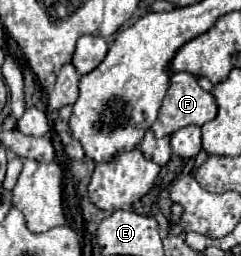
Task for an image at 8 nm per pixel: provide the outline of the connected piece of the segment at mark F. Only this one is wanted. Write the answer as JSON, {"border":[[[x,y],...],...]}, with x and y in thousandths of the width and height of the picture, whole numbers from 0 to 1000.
{"border":[[[722,285],[631,512],[647,535],[714,527],[772,488],[846,488],[880,473],[896,434],[905,410],[888,371],[846,355],[797,285]]]}

